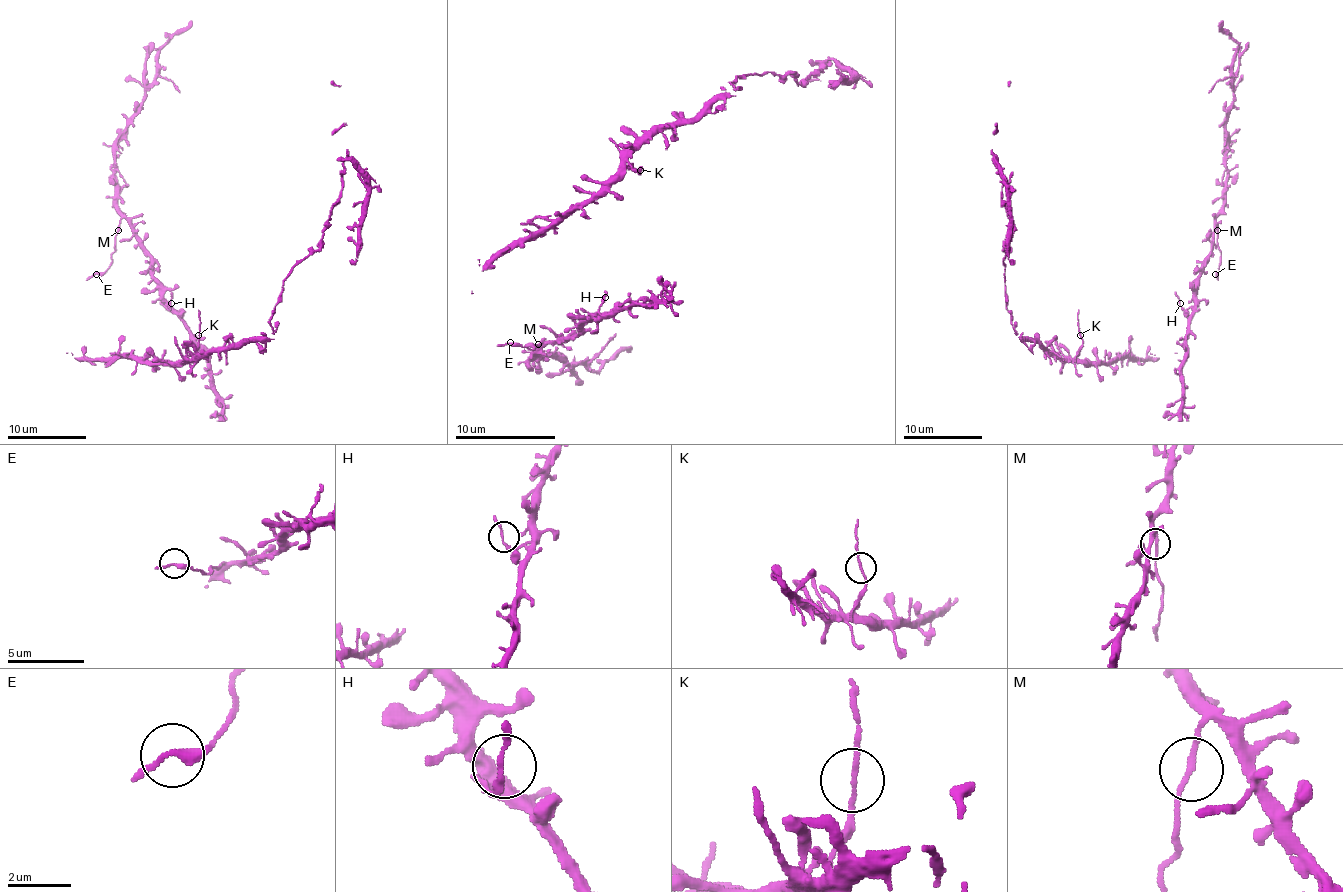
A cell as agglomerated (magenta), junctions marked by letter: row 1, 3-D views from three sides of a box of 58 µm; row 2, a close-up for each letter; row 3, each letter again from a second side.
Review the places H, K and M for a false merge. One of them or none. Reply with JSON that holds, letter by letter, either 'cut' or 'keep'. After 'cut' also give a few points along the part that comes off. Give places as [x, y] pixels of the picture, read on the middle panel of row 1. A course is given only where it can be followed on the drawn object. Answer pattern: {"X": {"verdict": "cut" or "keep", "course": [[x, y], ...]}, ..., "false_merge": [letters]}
{"H": {"verdict": "keep"}, "K": {"verdict": "keep"}, "M": {"verdict": "cut", "course": [[537, 345], [530, 350], [505, 342], [497, 345]]}, "false_merge": ["M"]}

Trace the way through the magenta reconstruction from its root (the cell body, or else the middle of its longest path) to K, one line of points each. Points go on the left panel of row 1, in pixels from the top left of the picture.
K: (163, 364), (181, 364), (195, 350), (198, 335)

